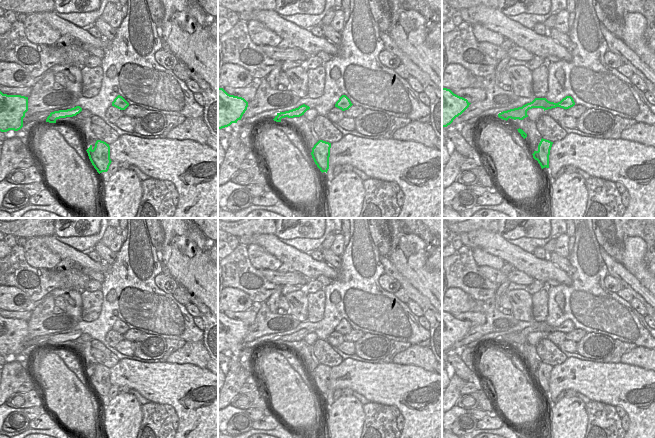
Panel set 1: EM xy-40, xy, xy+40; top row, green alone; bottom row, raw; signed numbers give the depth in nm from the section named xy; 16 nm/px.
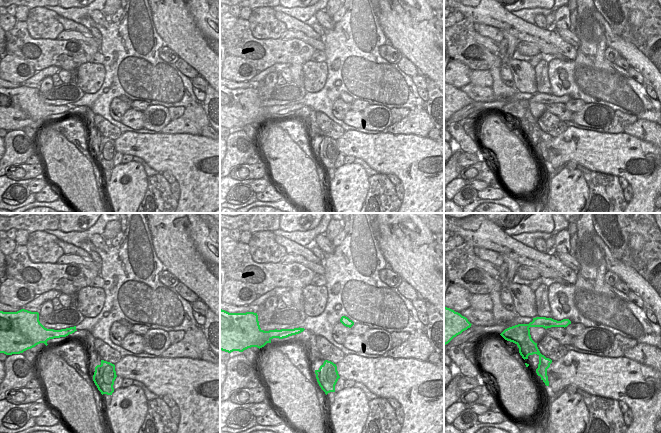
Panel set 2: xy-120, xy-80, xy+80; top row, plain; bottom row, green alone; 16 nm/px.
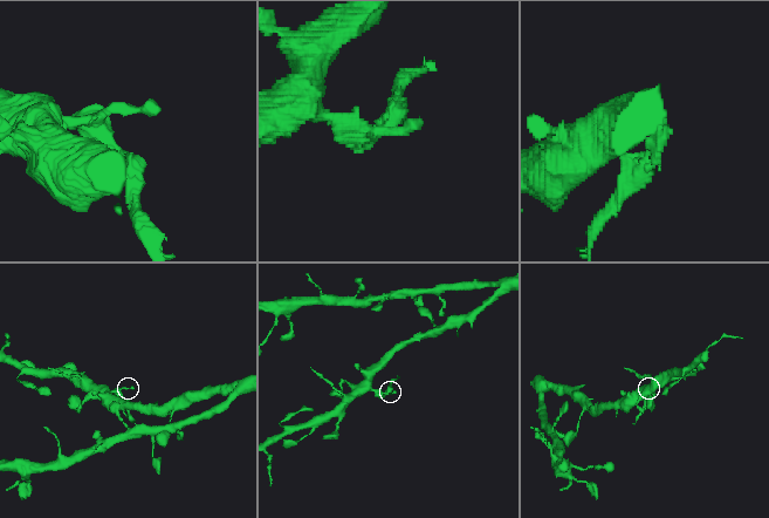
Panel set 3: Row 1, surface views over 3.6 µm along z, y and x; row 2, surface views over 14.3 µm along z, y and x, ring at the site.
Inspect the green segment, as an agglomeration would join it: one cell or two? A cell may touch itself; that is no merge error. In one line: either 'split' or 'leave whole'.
split

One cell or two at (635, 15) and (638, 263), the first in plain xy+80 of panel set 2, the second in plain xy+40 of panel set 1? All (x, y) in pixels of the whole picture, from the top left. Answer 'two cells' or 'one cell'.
one cell

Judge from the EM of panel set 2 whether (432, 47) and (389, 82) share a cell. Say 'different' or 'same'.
different

